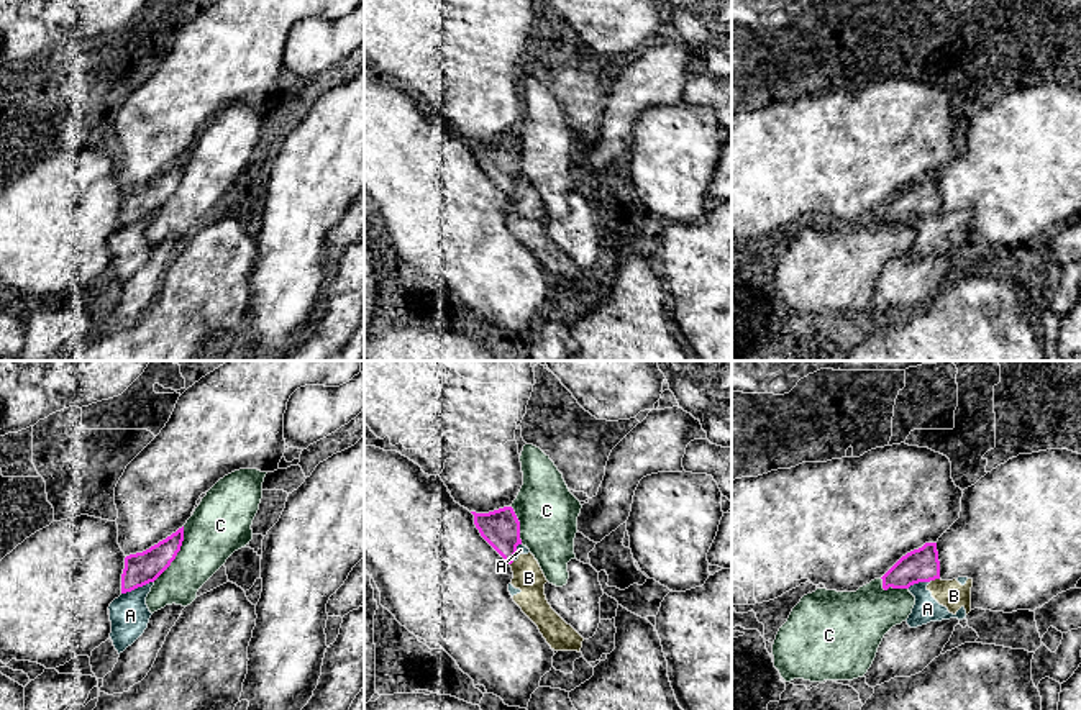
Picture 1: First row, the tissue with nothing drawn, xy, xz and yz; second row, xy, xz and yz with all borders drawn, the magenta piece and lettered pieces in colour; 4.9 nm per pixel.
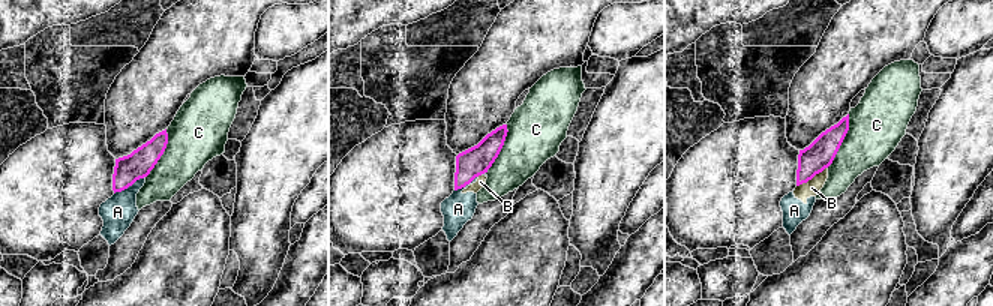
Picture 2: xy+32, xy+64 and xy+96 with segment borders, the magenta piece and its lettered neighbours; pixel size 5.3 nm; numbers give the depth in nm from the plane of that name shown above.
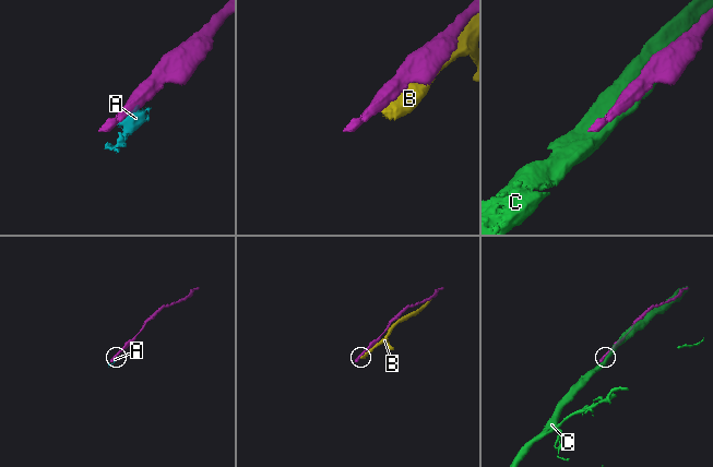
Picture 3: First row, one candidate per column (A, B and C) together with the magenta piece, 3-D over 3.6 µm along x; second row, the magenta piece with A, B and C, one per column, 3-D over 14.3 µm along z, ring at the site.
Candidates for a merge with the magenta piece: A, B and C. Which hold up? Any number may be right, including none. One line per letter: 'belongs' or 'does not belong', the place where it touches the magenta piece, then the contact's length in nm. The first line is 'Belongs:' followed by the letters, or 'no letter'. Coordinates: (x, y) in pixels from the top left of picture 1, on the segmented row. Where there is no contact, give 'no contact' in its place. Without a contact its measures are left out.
Belongs: no letter
A: does not belong; contact xy (136, 587); length 170 nm
B: does not belong; contact yz (935, 578); length 40 nm
C: does not belong; contact xy (176, 555); length 320 nm

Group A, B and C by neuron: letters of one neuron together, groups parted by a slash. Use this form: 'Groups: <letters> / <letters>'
Groups: A B / C

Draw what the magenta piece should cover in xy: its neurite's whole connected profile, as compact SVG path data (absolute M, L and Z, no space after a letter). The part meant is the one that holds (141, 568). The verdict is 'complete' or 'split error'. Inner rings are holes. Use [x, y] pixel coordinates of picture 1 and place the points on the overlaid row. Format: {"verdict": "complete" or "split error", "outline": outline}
{"verdict": "complete", "outline": "M184 526L149 549L126 556L121 574L121 594L154 582L176 559L182 541Z"}

